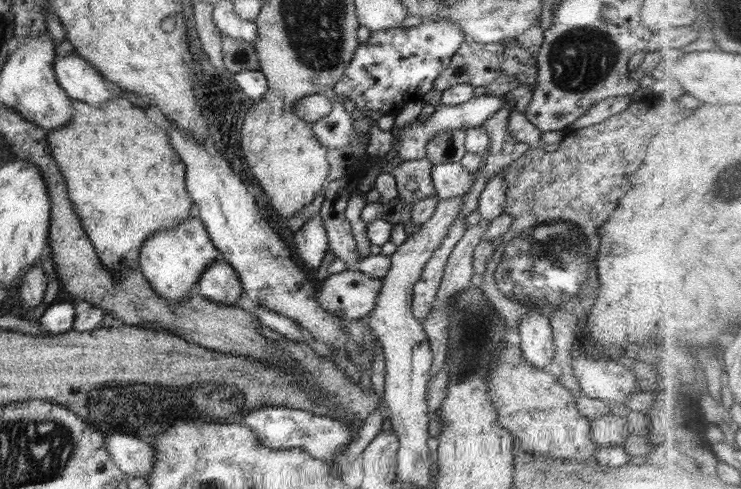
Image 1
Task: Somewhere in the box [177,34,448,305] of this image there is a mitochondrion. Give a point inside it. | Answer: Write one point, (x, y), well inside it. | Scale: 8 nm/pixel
(240, 57)

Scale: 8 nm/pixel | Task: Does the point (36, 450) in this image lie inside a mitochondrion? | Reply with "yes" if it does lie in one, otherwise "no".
yes

